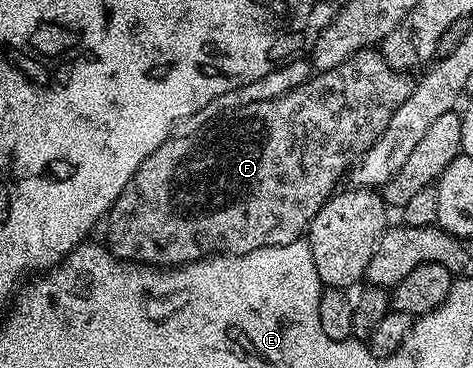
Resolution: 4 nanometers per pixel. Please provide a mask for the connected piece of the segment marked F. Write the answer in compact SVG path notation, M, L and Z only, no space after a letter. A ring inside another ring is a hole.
M368 49L366 51L358 51L353 53L353 57L349 57L349 61L341 61L341 65L337 65L337 69L329 69L328 71L321 71L312 74L311 78L307 79L301 85L297 85L297 89L293 89L289 93L285 93L281 97L273 97L269 101L257 101L253 105L245 105L239 107L235 111L231 111L228 115L221 116L216 119L205 129L201 129L194 137L168 137L165 142L150 155L148 159L141 165L141 169L137 169L137 173L133 173L133 177L129 181L129 185L125 185L125 189L117 197L117 201L113 204L110 211L105 216L105 227L107 223L107 240L105 246L111 254L117 258L122 259L129 263L146 263L153 267L162 267L164 269L169 267L182 267L185 263L195 263L198 259L206 259L212 255L244 255L245 253L253 253L253 249L265 249L273 245L289 245L293 241L304 238L305 232L308 230L311 218L319 212L319 210L326 205L327 200L332 195L336 194L339 182L344 182L345 176L348 174L349 168L358 160L360 155L366 153L368 149L375 144L381 137L381 133L385 133L385 129L389 125L389 121L393 117L393 113L397 113L397 109L401 106L406 99L411 95L411 88L413 86L413 79L410 74L402 71L395 71L388 63L383 60L383 52L379 49Z

